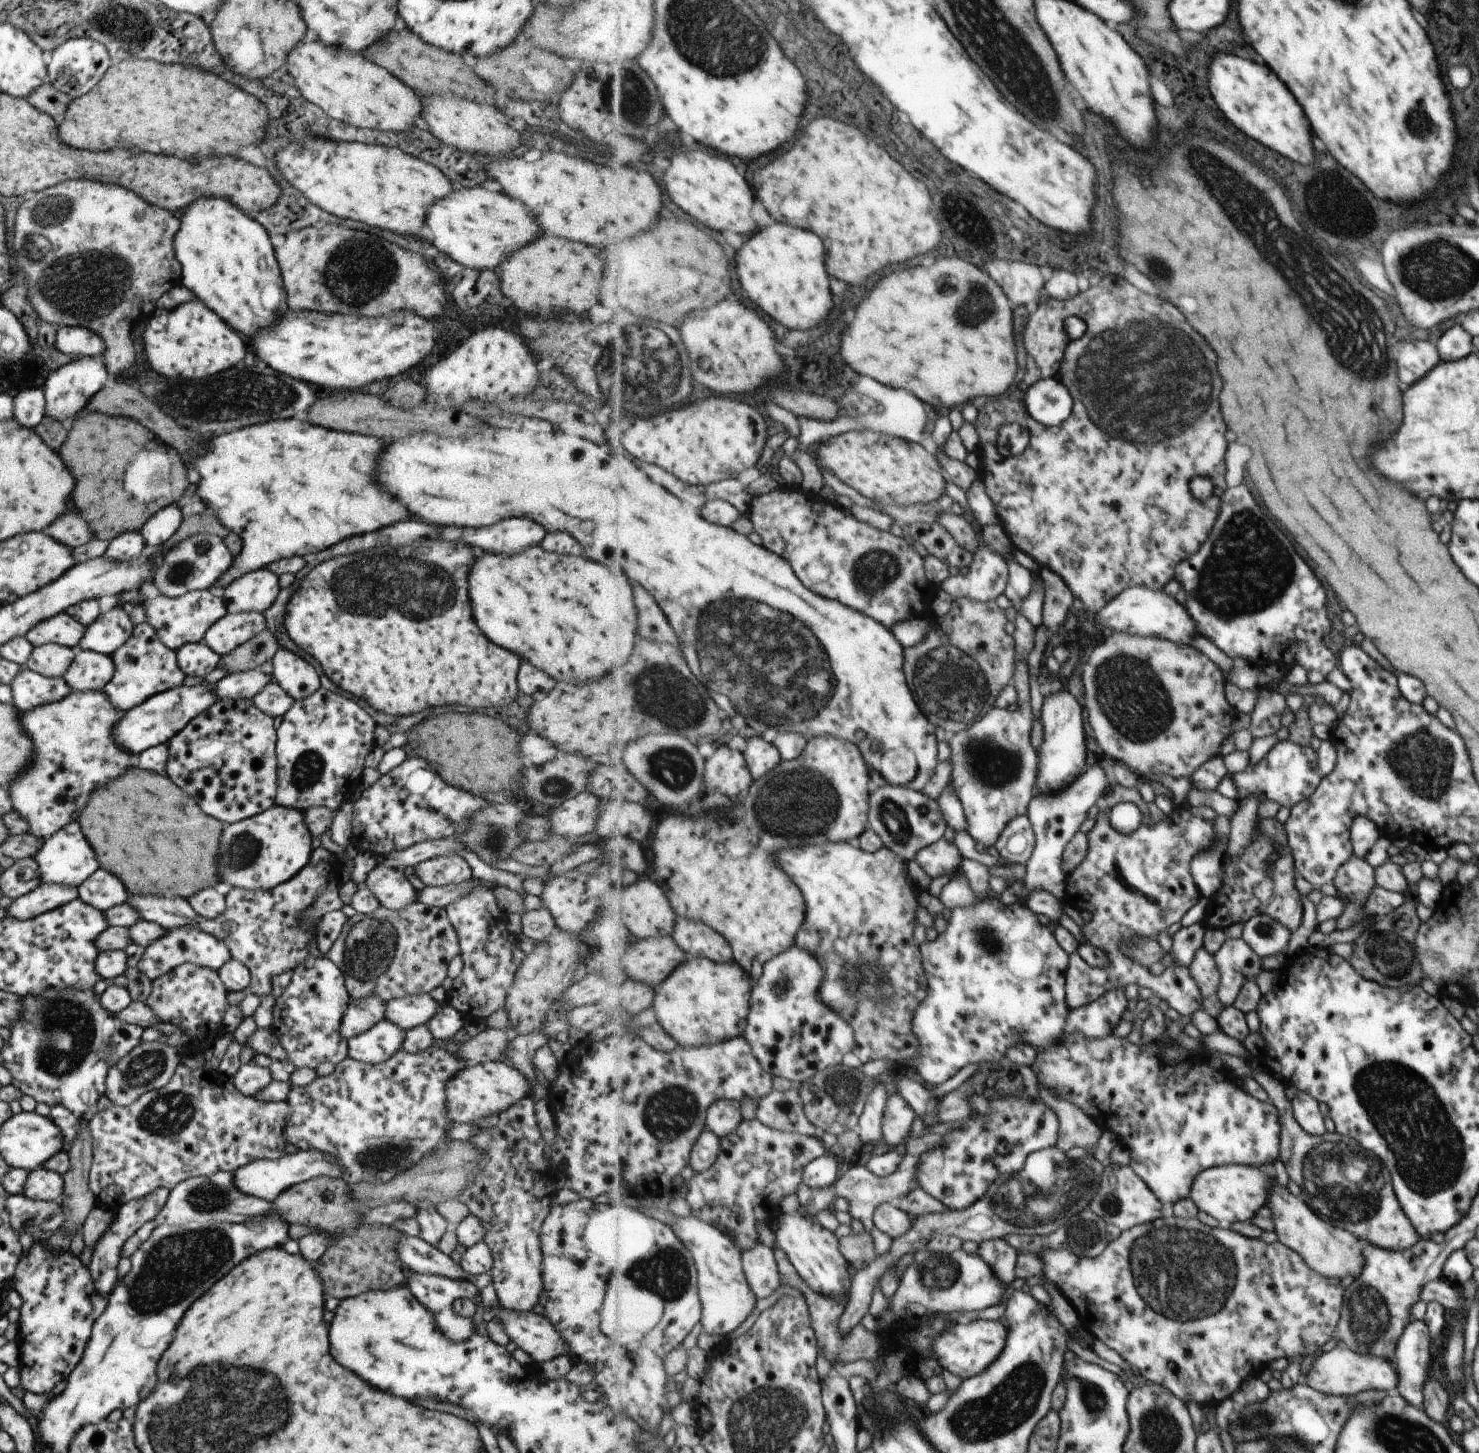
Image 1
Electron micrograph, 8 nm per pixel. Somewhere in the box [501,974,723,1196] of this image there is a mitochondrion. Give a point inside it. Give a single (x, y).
(668, 1115)

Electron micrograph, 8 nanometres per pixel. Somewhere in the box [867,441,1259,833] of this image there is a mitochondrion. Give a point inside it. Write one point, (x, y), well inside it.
(1131, 697)

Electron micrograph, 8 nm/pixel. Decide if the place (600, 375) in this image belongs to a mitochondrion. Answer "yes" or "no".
yes

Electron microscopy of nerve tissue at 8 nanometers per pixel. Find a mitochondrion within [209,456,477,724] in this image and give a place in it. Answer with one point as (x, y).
(380, 584)

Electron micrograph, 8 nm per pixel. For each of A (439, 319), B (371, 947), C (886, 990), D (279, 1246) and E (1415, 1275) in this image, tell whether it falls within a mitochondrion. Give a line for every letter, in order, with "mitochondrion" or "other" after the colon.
A: other
B: mitochondrion
C: mitochondrion
D: other
E: other

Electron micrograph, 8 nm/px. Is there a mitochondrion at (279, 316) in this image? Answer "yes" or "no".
no

